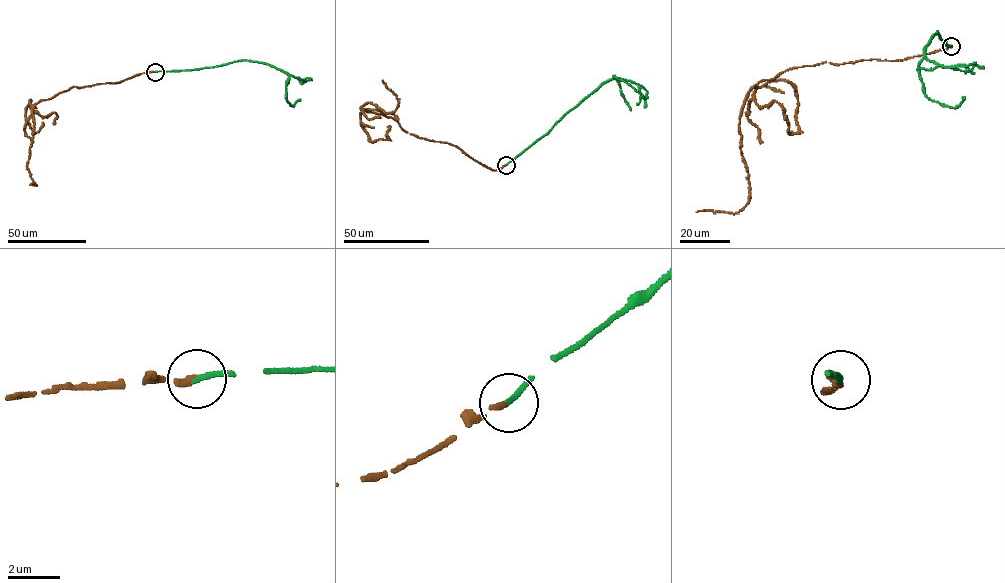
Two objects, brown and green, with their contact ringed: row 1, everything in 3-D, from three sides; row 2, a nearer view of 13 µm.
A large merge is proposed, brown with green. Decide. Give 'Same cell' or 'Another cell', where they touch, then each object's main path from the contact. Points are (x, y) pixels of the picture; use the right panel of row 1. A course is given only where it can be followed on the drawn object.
Same cell. Place: (951, 46). Course of brown: (951, 46), (904, 59), (795, 67), (758, 83), (745, 98), (739, 125), (750, 199), (733, 214), (696, 212). Course of green: (951, 46), (937, 31), (926, 45), (918, 65), (923, 91), (948, 106), (955, 107), (964, 98)

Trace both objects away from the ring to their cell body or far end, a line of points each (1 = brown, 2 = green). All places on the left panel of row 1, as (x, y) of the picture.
1: (155, 71), (113, 83), (73, 86), (36, 103), (26, 166), (36, 185), (30, 185)
2: (155, 71), (209, 68), (243, 60), (266, 63), (288, 75), (286, 97), (291, 106), (300, 99)

